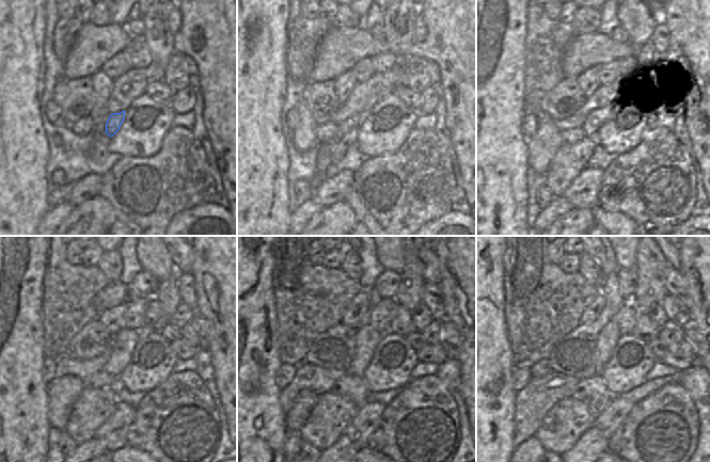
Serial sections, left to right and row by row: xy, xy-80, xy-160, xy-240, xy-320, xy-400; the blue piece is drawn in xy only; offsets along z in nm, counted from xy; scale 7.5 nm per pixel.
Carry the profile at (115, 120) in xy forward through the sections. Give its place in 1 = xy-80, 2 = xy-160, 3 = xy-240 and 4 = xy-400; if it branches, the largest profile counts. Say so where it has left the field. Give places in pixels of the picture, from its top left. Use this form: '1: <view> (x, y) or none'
1: xy-80 (340, 148)
2: xy-160 (570, 160)
3: xy-240 (93, 407)
4: xy-400 (564, 425)

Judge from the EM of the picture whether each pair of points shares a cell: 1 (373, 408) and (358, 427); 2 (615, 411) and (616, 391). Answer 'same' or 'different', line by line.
1: same
2: different

